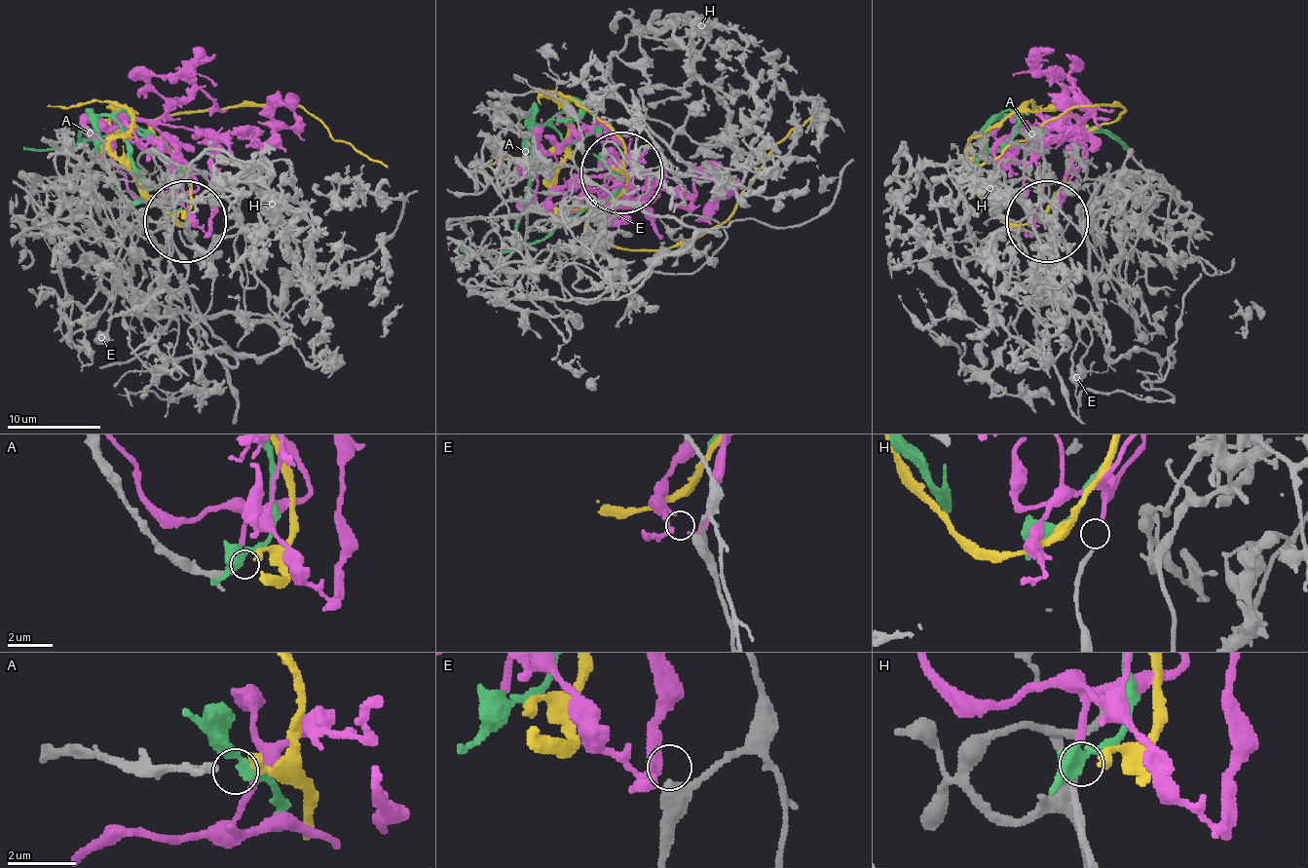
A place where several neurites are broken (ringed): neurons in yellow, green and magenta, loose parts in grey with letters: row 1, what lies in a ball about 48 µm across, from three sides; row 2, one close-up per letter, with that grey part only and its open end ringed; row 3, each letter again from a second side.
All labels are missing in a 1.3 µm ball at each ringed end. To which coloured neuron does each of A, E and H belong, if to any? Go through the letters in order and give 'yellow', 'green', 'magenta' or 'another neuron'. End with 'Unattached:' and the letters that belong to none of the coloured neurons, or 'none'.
A: yellow
E: another neuron
H: magenta
Unattached: E

